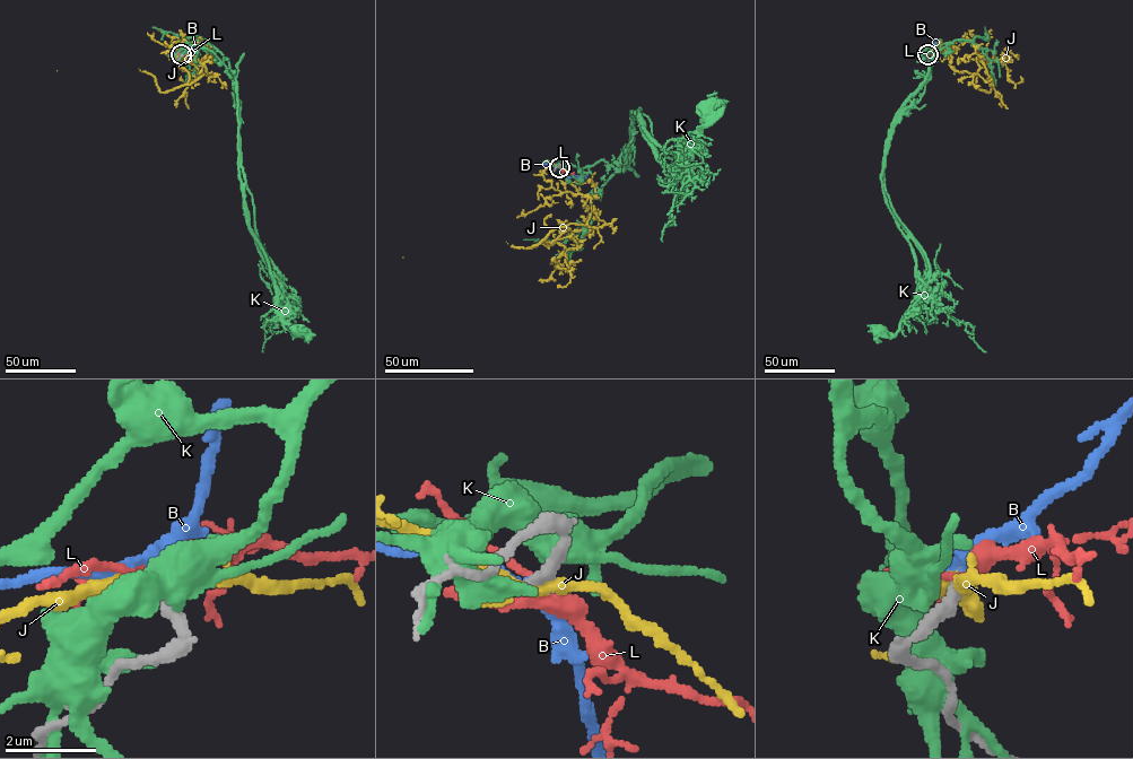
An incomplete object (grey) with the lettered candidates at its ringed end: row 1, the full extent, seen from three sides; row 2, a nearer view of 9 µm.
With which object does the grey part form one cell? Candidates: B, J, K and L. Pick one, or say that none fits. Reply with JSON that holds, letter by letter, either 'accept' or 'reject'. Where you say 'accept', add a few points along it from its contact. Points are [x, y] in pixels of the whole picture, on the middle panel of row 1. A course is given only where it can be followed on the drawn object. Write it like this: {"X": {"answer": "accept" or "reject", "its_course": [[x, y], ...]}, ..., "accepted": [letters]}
{"B": {"answer": "accept", "its_course": [[559, 166], [565, 176], [584, 176]]}, "J": {"answer": "reject"}, "K": {"answer": "reject"}, "L": {"answer": "reject"}, "accepted": ["B"]}

